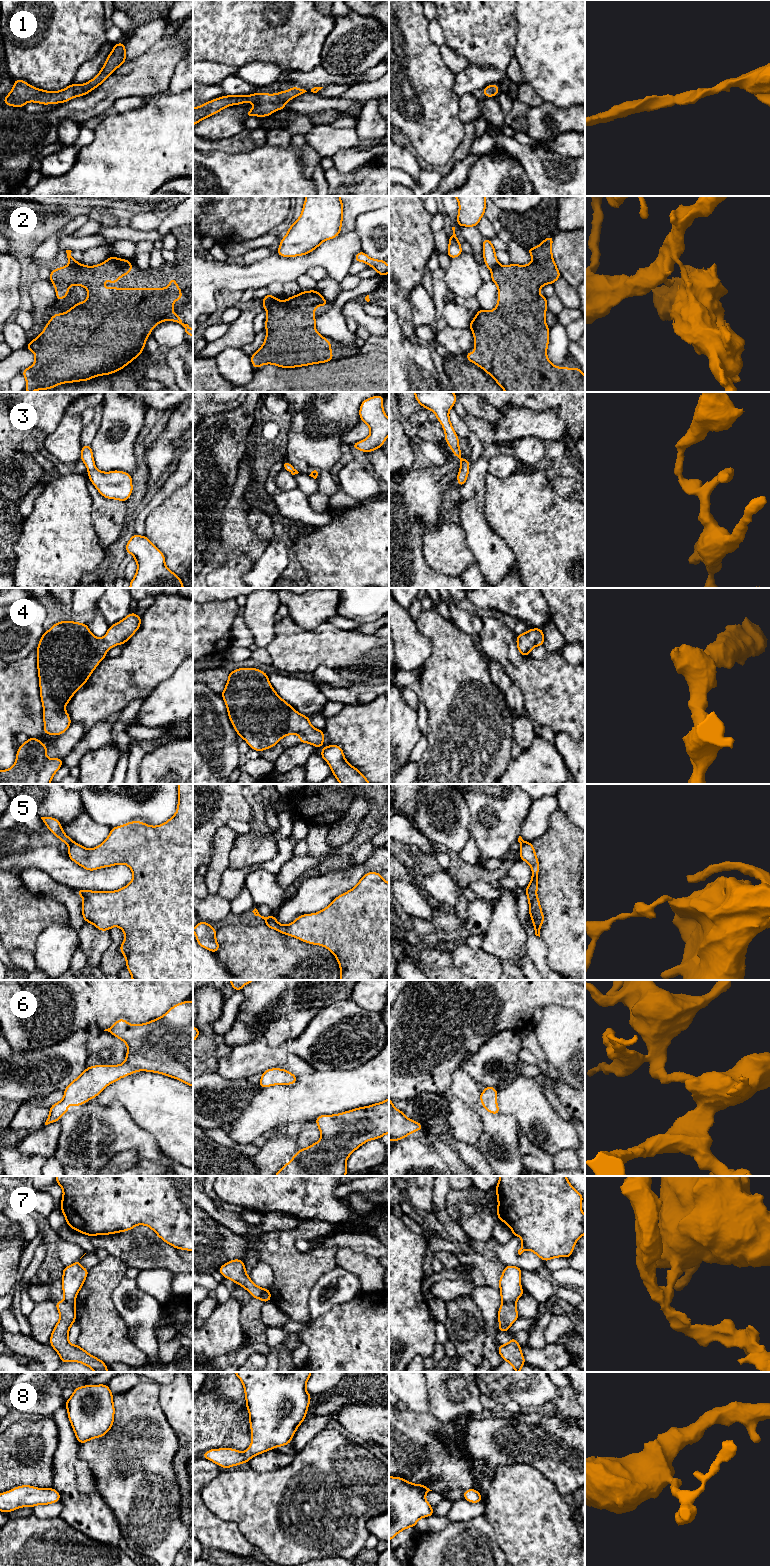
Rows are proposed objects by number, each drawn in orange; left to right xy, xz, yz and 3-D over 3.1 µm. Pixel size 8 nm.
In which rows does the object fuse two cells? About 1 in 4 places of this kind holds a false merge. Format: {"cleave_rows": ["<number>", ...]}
{"cleave_rows": ["2", "5", "7"]}

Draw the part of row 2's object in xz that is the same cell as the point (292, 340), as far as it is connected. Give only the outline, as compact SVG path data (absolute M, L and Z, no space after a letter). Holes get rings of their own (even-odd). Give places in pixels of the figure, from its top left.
M304 291L281 301L275 297L271 302L262 302L267 311L265 329L267 331L263 345L250 356L255 369L265 364L283 368L294 368L333 360L331 342L321 336L315 327L315 307L327 306L328 301L316 291Z

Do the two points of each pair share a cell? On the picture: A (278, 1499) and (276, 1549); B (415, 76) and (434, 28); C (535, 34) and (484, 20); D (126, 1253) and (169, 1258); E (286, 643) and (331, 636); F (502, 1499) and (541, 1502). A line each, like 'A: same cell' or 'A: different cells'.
A: same cell
B: different cells
C: different cells
D: same cell
E: same cell
F: same cell

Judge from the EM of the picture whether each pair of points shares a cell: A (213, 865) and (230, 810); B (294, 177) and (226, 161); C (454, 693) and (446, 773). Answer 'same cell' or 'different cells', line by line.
A: different cells
B: same cell
C: same cell

